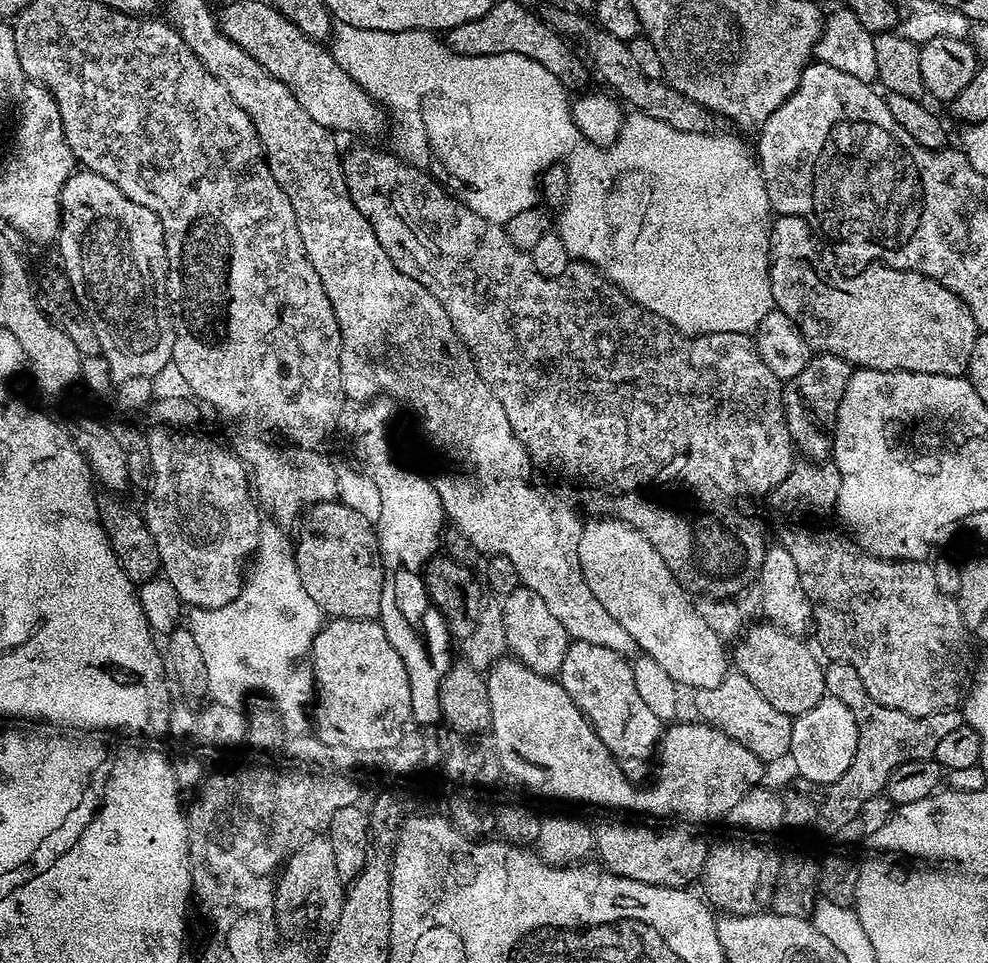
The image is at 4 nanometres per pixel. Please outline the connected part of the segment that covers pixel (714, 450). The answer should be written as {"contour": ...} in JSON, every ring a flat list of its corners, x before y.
{"contour":[[356,148,349,156,347,153,343,157,342,163,352,201,370,222,378,242,382,242,382,250,390,254,390,262,394,262,394,266,398,266,402,274,422,282,422,286,426,286,426,290,430,290,434,298,438,298,454,330,468,347,478,374,486,382,486,386,490,386,494,398,502,402,502,410,506,410,506,418,510,418,510,426,524,443,528,455,537,461,545,460,558,475,565,476,600,496,601,506,608,511,605,513,611,514,617,520,624,520,627,524,633,524,650,542,650,546,654,546,654,550,662,554,662,562,666,562,666,566,685,589,718,600,739,597,753,583,753,574,759,573,766,547,764,528,756,517,756,507,775,488,777,491,783,485,784,479,792,472,794,463,794,445,784,413,784,386,774,370,770,370,770,366,762,362,762,354,758,354,755,339,747,332,685,336,670,322,666,322,666,318,646,310,641,304,635,304,593,264,569,263,566,271,558,278,546,278,538,274,531,255,510,242,505,225,488,221,482,215,476,214,455,195,447,196,443,186,438,181,431,180,427,171,409,164,391,151]]}

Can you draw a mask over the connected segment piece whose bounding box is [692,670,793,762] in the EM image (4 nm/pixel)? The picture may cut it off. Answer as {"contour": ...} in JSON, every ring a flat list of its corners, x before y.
{"contour":[[732,670,727,676,718,682,718,686,709,688,697,688,692,700,696,712,701,721,712,725,719,732,725,732,734,742,746,746,754,755,762,761,785,759,790,750,790,730,792,729,793,717,782,714,782,710,770,706,766,698,742,673]]}

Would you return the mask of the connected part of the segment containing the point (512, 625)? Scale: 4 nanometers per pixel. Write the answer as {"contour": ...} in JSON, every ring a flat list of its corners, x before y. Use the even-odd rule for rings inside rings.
{"contour":[[520,585,503,597,503,626,506,627,506,638,511,655,530,667,535,673,543,676,557,675,562,666,570,637,565,627,546,607,546,602,538,597,536,591]]}

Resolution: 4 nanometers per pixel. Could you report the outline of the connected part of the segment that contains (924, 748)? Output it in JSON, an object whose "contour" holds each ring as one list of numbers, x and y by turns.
{"contour":[[829,663,824,670,824,691,827,695,836,696,838,702,850,706,854,722,858,722,858,750,854,750,854,762,850,770,838,778,838,782,829,784,811,784,809,780,792,778,788,789,782,792,784,802,784,819,800,832,809,832,812,836,839,837,840,831,857,819,862,805,870,798,881,795,890,778,890,774,902,762,911,760,930,760,938,750,938,741,950,730,958,730,962,723,959,711,949,710,930,714,929,716,911,716,902,714,890,706,882,706,866,694,858,670,849,664]]}

